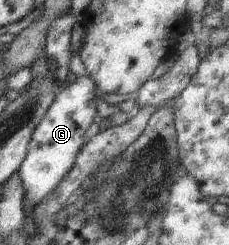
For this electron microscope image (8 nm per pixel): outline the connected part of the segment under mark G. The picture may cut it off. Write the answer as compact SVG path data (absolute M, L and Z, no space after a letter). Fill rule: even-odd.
M87 75L87 77L75 77L74 83L68 83L64 88L58 88L58 91L55 93L54 101L52 102L52 105L48 108L48 111L44 114L44 117L42 118L42 121L36 126L36 129L34 130L34 133L32 134L32 139L30 140L30 143L28 144L28 151L26 154L26 157L24 158L24 161L22 162L22 165L19 167L19 176L21 177L23 187L26 192L29 193L32 201L34 201L35 205L42 201L46 196L50 195L52 192L55 191L55 187L62 181L63 177L67 175L67 173L72 169L72 166L74 165L76 156L78 155L78 152L82 149L82 144L84 141L84 133L86 133L86 130L92 125L92 120L94 119L94 115L96 115L96 104L95 100L97 98L96 94L94 94L92 91L94 89L95 81Z

